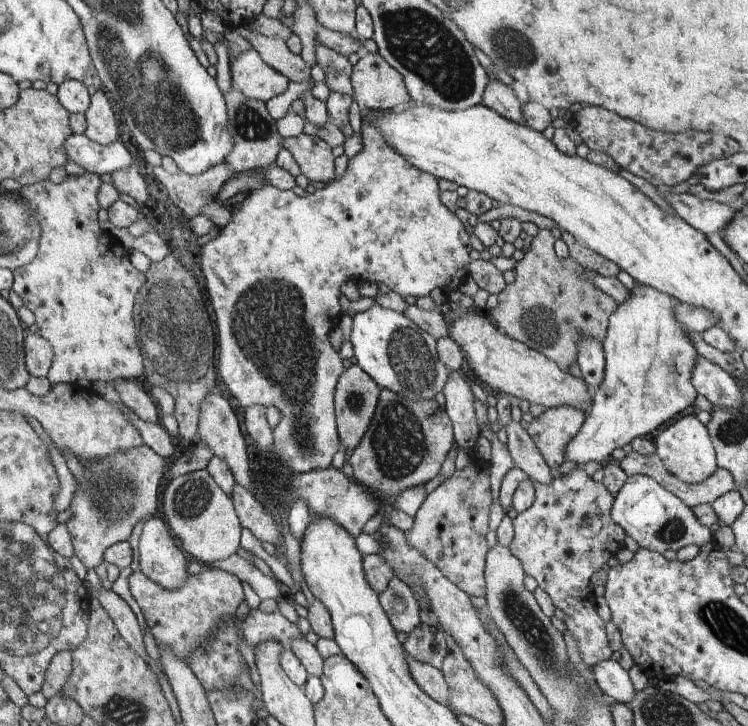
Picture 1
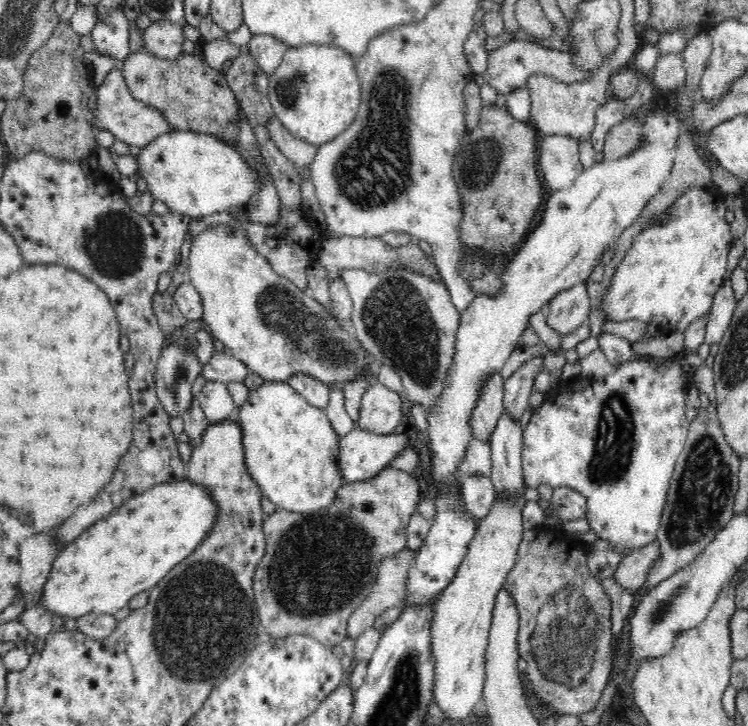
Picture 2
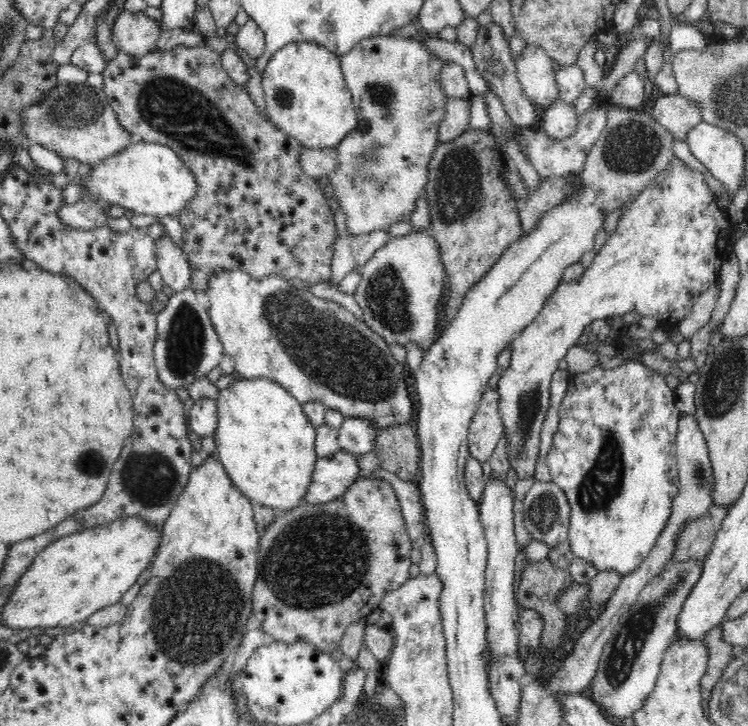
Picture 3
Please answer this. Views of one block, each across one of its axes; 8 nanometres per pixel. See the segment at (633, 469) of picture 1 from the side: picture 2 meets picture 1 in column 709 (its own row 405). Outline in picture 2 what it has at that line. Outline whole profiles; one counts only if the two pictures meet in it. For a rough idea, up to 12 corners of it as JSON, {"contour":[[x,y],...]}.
{"contour":[[492,374],[471,414],[474,437],[492,437],[504,409],[505,381]]}

